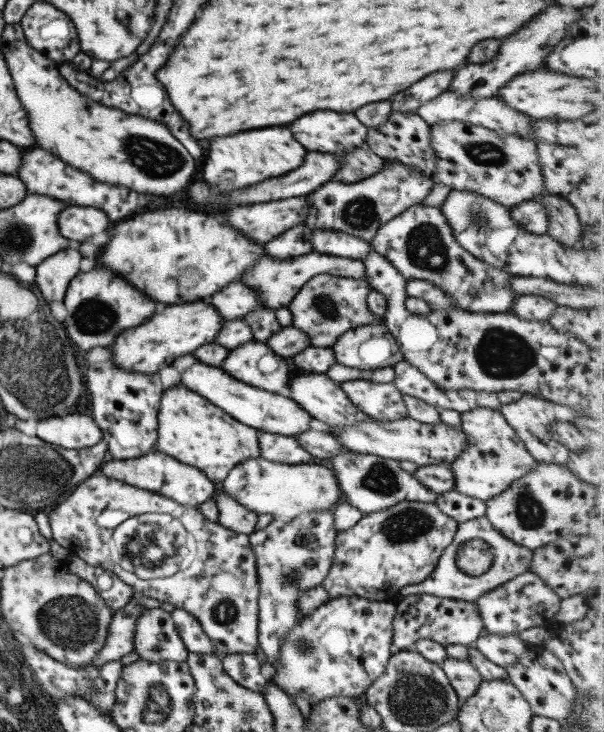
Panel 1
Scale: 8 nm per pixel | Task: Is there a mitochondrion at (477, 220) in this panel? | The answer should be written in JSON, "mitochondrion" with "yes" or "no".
{"mitochondrion":"yes"}

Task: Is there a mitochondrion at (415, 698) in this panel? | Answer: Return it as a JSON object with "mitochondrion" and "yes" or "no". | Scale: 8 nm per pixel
{"mitochondrion":"yes"}

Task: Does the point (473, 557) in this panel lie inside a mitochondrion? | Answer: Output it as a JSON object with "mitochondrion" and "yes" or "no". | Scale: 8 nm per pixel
{"mitochondrion":"yes"}

